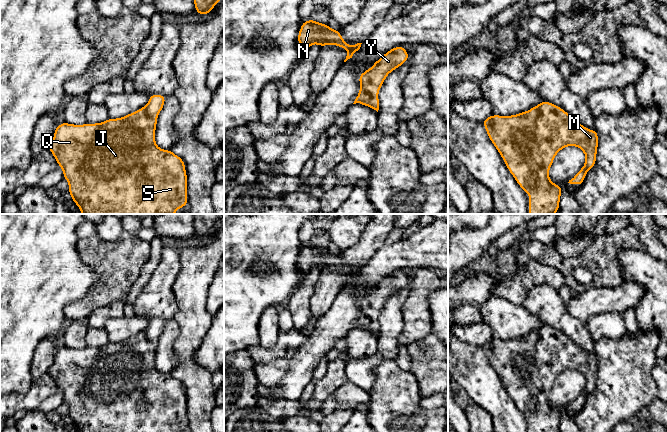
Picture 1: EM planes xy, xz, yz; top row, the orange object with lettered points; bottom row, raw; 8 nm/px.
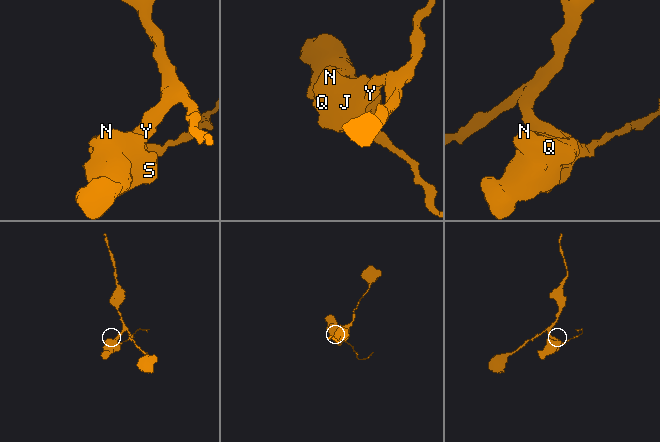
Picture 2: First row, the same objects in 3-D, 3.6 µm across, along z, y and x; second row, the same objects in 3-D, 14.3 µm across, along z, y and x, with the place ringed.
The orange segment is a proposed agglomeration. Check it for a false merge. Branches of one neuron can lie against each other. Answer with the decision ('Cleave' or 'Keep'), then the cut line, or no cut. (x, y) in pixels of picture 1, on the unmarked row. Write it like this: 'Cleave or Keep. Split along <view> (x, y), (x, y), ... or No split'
Keep. No split

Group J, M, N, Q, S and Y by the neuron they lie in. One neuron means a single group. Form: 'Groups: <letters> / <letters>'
Groups: J M N Q S Y

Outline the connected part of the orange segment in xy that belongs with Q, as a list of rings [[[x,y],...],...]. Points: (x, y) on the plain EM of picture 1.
[[[152,318],[145,331],[101,347],[74,349],[63,346],[56,349],[54,362],[47,373],[63,393],[63,402],[69,407],[68,419],[79,432],[183,432],[188,429],[187,397],[183,383],[170,373],[160,373],[155,367],[157,341],[166,322]]]

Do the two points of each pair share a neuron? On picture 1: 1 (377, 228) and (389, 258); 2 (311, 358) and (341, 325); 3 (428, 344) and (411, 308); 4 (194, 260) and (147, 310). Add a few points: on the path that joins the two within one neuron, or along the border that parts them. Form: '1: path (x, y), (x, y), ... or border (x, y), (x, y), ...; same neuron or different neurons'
1: border (385, 243), (368, 262); different neurons
2: path (315, 350), (333, 332); same neuron
3: border (432, 332), (406, 345); different neurons
4: border (179, 257), (178, 273), (173, 285), (176, 303); different neurons

